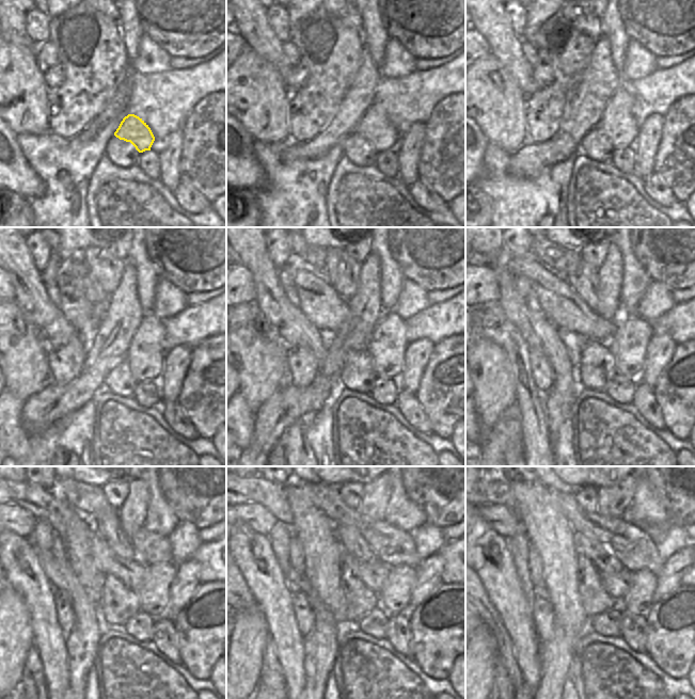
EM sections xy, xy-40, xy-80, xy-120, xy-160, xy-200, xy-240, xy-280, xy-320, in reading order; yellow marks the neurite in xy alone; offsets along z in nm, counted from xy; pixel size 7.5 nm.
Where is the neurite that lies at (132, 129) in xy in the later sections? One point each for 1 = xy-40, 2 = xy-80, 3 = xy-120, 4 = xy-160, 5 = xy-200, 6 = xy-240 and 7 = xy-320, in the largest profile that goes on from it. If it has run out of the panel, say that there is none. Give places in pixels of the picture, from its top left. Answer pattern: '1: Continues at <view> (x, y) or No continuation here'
1: Continues at xy-40 (374, 126)
2: Continues at xy-80 (617, 122)
3: Continues at xy-120 (145, 354)
4: Continues at xy-160 (387, 348)
5: Continues at xy-200 (628, 346)
6: Continues at xy-240 (154, 594)
7: Continues at xy-320 (640, 598).

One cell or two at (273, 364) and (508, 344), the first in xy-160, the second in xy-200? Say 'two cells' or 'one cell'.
two cells

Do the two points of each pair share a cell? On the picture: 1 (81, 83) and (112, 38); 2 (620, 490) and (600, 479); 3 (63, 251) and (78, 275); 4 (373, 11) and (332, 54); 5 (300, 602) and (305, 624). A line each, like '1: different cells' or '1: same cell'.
1: same cell
2: different cells
3: different cells
4: different cells
5: same cell

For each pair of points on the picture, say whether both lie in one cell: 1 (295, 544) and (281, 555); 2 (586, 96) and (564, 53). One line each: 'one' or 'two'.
1: two
2: two

